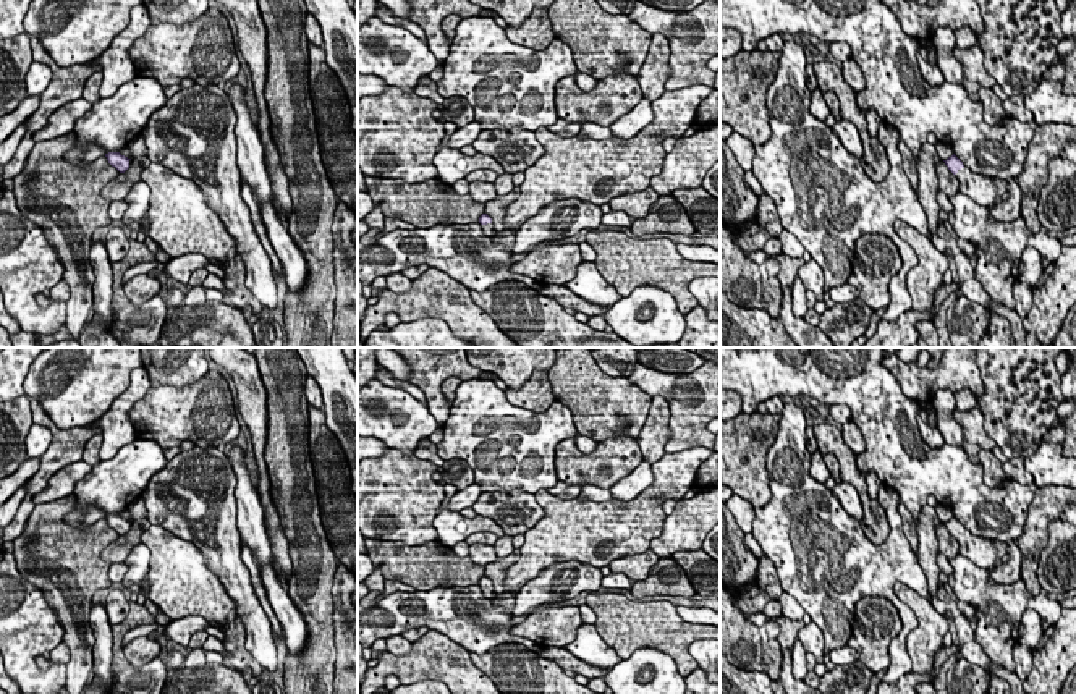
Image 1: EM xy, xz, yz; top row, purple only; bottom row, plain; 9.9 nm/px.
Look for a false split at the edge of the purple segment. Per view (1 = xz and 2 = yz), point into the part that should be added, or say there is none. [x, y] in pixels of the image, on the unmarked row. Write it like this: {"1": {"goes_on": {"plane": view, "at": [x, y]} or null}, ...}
{"1": {"goes_on": {"plane": "xz", "at": [596, 533]}}, "2": {"goes_on": {"plane": "yz", "at": [979, 550]}}}

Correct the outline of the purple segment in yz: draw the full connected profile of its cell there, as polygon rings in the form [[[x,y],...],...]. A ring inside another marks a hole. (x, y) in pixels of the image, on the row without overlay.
[[[955,516],[943,524],[958,540],[960,555],[969,558],[979,568],[995,568],[998,552],[992,540],[972,535]]]

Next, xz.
[[[704,446],[665,453],[650,464],[654,482],[634,500],[561,500],[545,489],[536,492],[544,518],[524,534],[519,560],[506,571],[505,592],[495,594],[487,576],[479,579],[485,599],[515,597],[519,589],[553,563],[578,560],[595,568],[639,555],[660,537],[667,500],[680,501],[694,485],[699,466],[714,453]]]

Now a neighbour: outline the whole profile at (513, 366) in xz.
[[[464,348],[472,367],[497,375],[506,387],[521,388],[534,370],[550,370],[553,348]]]

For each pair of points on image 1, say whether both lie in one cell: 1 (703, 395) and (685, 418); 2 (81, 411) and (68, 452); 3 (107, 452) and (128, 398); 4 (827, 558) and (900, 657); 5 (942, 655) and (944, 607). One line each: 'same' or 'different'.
1: same
2: different
3: same
4: same
5: different

